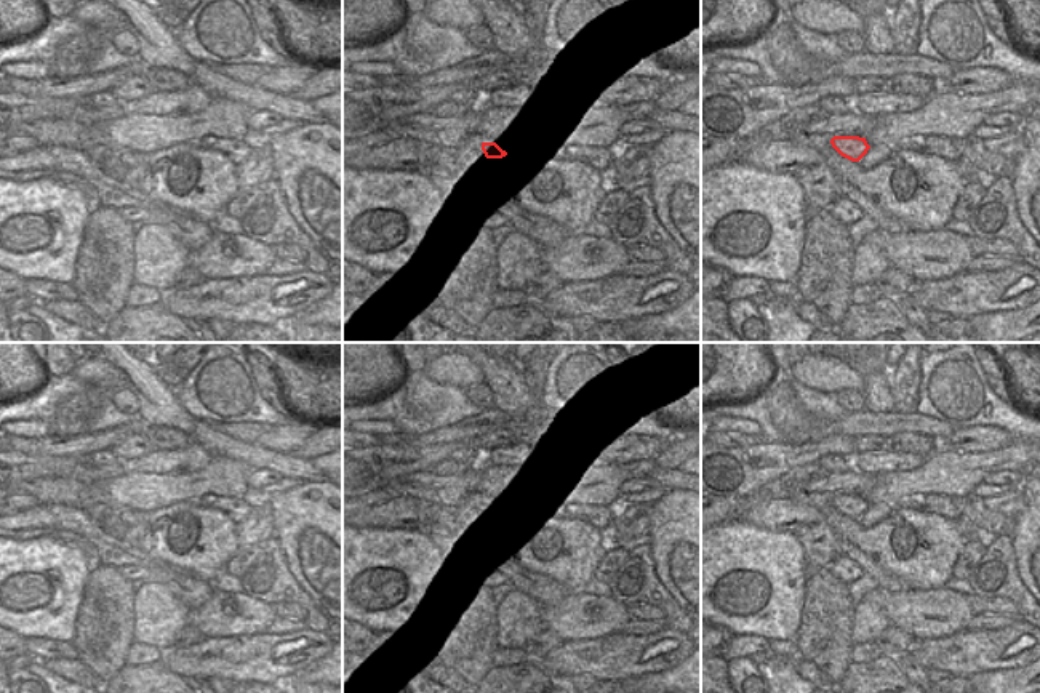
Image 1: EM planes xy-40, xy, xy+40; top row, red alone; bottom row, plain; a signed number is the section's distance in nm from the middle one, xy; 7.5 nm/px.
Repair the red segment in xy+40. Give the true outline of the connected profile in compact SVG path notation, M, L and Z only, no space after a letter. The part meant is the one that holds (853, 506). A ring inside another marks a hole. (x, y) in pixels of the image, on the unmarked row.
M834 495L830 503L842 515L851 520L859 520L870 507L866 496L859 495Z

